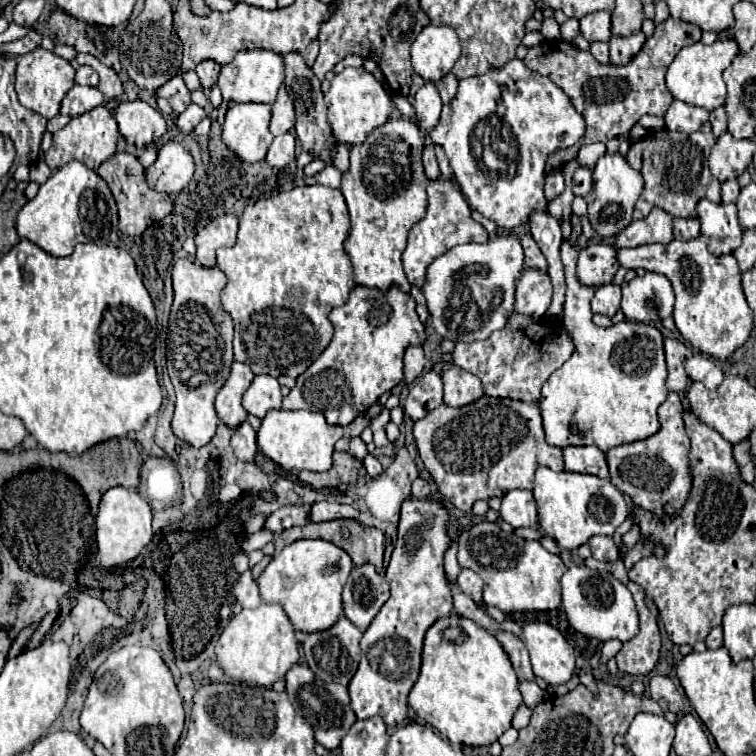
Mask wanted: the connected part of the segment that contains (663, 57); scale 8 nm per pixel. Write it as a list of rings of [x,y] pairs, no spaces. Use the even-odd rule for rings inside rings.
[[[668,18],[662,24],[656,26],[654,34],[646,38],[642,50],[624,66],[616,64],[600,64],[594,60],[594,56],[586,50],[576,48],[574,44],[566,40],[544,40],[540,46],[534,46],[528,50],[524,64],[550,78],[558,88],[564,90],[564,94],[570,98],[572,106],[578,114],[586,120],[586,134],[582,140],[578,140],[572,148],[560,150],[552,154],[546,162],[546,174],[552,174],[554,170],[562,168],[570,160],[576,158],[578,148],[592,142],[606,142],[610,138],[628,134],[630,128],[644,116],[664,116],[668,106],[674,102],[672,94],[666,88],[664,76],[668,70],[668,64],[674,60],[676,52],[680,48],[694,44],[702,38],[702,30],[696,24],[684,22],[680,18]]]

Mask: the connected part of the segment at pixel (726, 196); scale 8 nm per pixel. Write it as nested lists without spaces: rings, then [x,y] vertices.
[[[732,178],[732,180],[726,180],[724,184],[722,184],[722,202],[724,204],[730,204],[730,202],[736,202],[736,196],[738,196],[738,192],[740,192],[740,186],[738,186],[738,182]]]

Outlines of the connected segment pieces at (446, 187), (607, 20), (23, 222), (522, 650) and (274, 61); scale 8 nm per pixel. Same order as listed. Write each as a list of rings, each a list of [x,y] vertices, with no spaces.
[[[432,180],[428,184],[428,212],[426,216],[412,226],[410,236],[408,236],[408,246],[402,254],[402,264],[404,264],[404,272],[410,280],[410,284],[422,288],[424,282],[424,272],[428,268],[428,264],[444,254],[448,248],[456,246],[456,244],[468,244],[468,242],[484,242],[488,240],[488,232],[484,230],[482,224],[474,222],[470,216],[470,206],[464,200],[462,192],[448,180]]]
[[[594,12],[580,20],[580,32],[588,42],[608,42],[612,36],[612,18],[610,12]]]
[[[78,160],[58,168],[38,190],[38,194],[18,212],[16,230],[52,256],[70,256],[80,242],[106,246],[112,228],[118,224],[116,202],[108,184]]]
[[[494,632],[494,638],[502,644],[502,648],[506,650],[506,654],[510,656],[510,662],[516,670],[516,676],[518,680],[534,680],[534,674],[532,674],[532,666],[530,666],[530,658],[528,658],[528,650],[524,646],[524,642],[510,634],[510,632]]]
[[[244,50],[234,56],[234,60],[222,66],[218,76],[218,88],[222,96],[230,104],[244,104],[244,102],[264,102],[272,104],[276,100],[278,88],[284,80],[284,60],[276,52],[268,50]]]

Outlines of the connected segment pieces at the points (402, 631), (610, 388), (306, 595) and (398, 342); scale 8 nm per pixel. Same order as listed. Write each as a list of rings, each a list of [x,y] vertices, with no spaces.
[[[412,498],[402,504],[398,540],[396,540],[396,548],[392,552],[392,558],[390,558],[390,564],[388,564],[386,576],[384,576],[390,584],[390,600],[382,606],[382,610],[376,614],[376,618],[364,632],[364,638],[360,642],[362,658],[360,658],[354,678],[348,684],[350,706],[358,720],[366,720],[376,714],[382,716],[386,726],[400,726],[406,720],[406,712],[408,712],[406,698],[420,672],[420,652],[422,652],[424,632],[438,618],[448,616],[452,612],[452,594],[450,594],[450,586],[448,586],[446,572],[442,566],[442,556],[444,556],[444,552],[448,548],[448,540],[450,540],[448,532],[446,532],[446,520],[448,520],[448,512],[442,508],[442,504],[432,502],[430,498],[422,500],[422,502]]]
[[[568,238],[562,240],[562,262],[566,272],[566,302],[564,302],[562,324],[564,328],[568,328],[568,332],[572,332],[572,340],[576,340],[576,352],[542,386],[540,412],[544,420],[546,442],[558,448],[592,444],[598,446],[602,452],[606,452],[608,448],[654,436],[660,430],[656,410],[668,396],[666,388],[668,370],[666,370],[660,330],[654,328],[652,324],[640,324],[640,322],[620,322],[612,328],[598,328],[592,322],[592,310],[590,310],[594,288],[584,286],[578,280],[576,276],[578,252]]]
[[[296,540],[286,546],[264,568],[258,578],[260,596],[264,602],[276,602],[284,608],[290,622],[300,632],[320,632],[332,628],[343,616],[342,589],[350,570],[354,568],[350,556],[326,540]]]
[[[356,286],[350,292],[350,298],[346,304],[334,308],[328,314],[332,326],[334,326],[334,338],[328,344],[328,348],[312,362],[312,366],[298,376],[296,386],[290,390],[290,394],[284,398],[282,408],[284,410],[310,410],[310,412],[322,412],[326,420],[332,426],[348,426],[354,422],[358,414],[368,410],[382,394],[390,392],[396,384],[402,380],[402,358],[408,346],[422,346],[426,342],[424,324],[420,322],[416,314],[416,302],[410,294],[402,292],[400,288],[390,288],[388,292]]]

